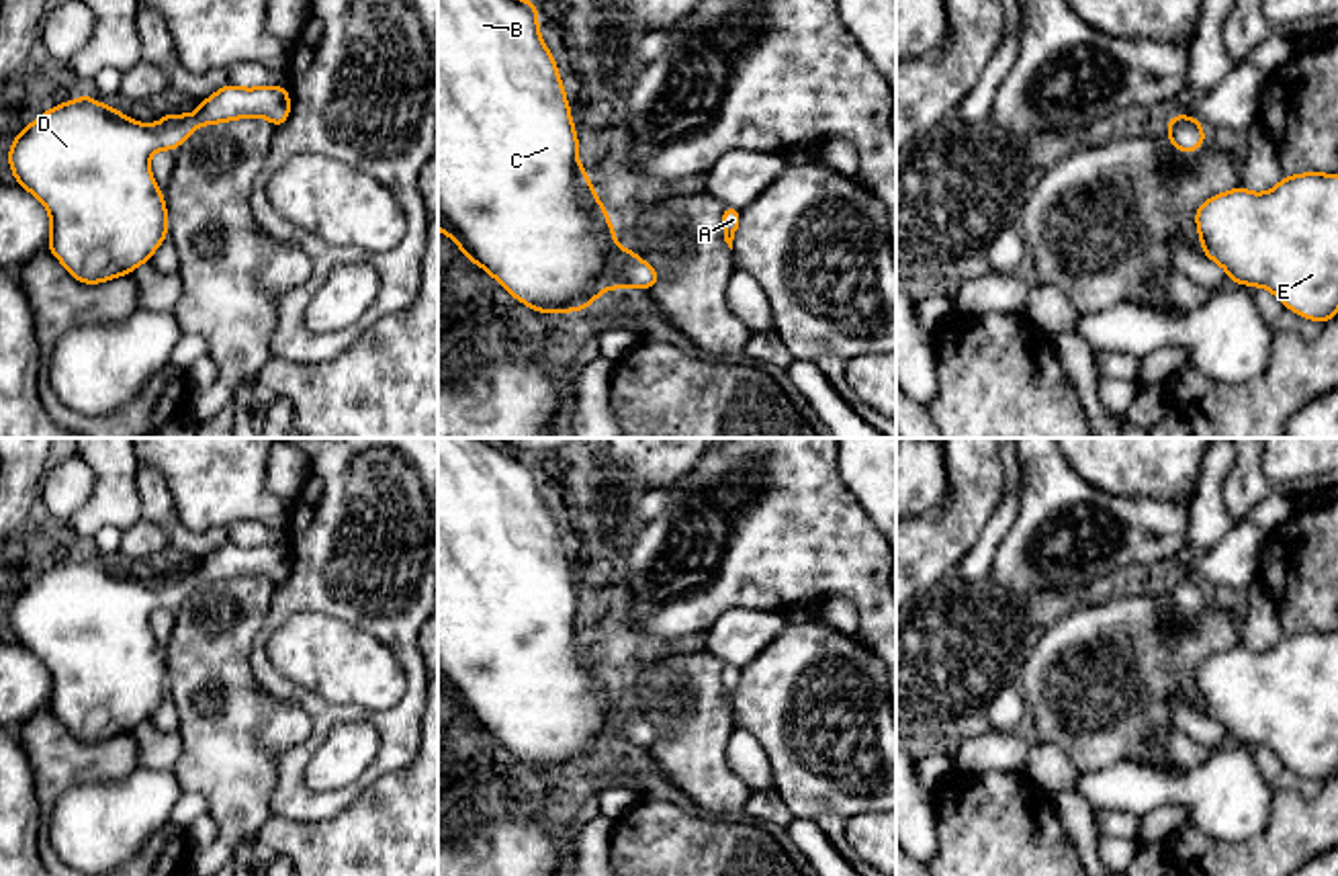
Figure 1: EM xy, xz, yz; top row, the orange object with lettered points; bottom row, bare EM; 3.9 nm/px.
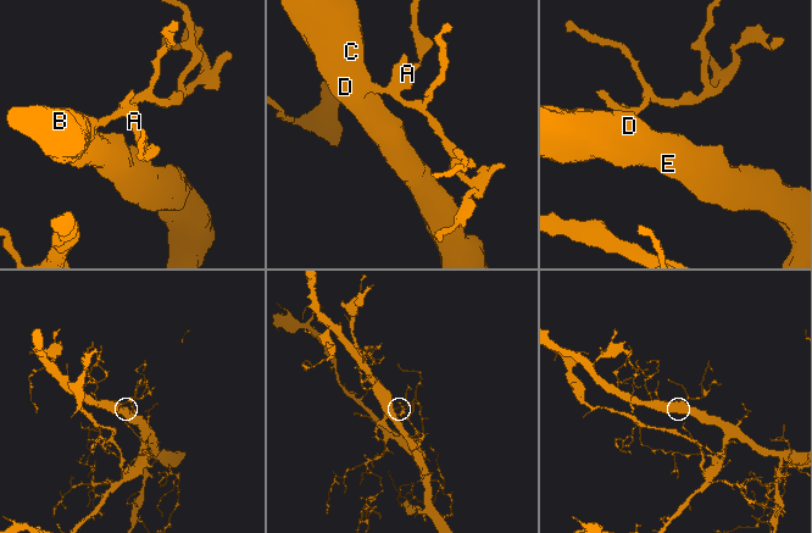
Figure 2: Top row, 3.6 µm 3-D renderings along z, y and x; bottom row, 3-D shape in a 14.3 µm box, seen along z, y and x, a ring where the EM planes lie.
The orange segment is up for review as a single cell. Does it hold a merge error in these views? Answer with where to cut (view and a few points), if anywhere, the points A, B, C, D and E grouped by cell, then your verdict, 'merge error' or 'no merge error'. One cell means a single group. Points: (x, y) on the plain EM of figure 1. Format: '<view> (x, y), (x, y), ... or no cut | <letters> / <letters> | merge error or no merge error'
no cut | A B C D E | no merge error

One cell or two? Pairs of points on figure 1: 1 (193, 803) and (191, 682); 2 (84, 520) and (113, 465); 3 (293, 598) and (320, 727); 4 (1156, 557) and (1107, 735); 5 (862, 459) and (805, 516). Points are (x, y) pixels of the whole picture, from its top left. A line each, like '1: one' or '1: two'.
1: two
2: one
3: one
4: two
5: two

